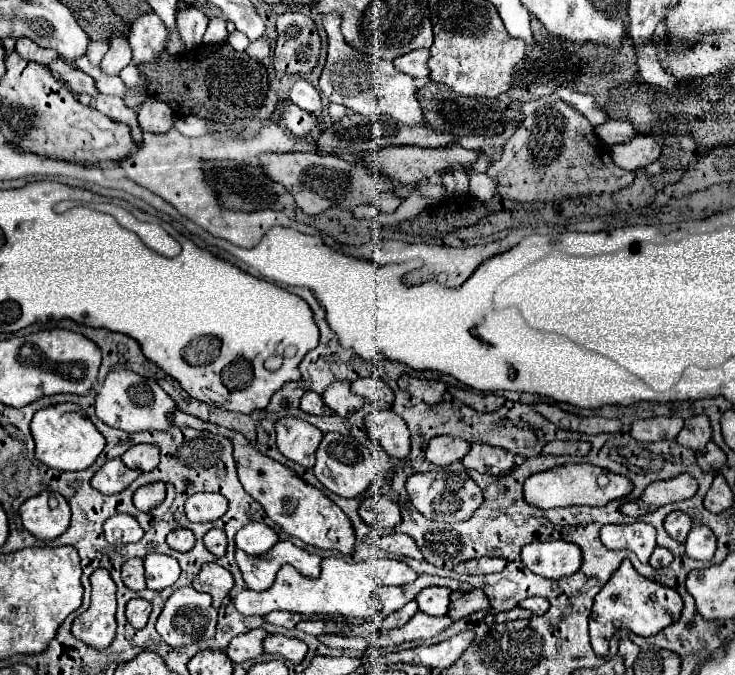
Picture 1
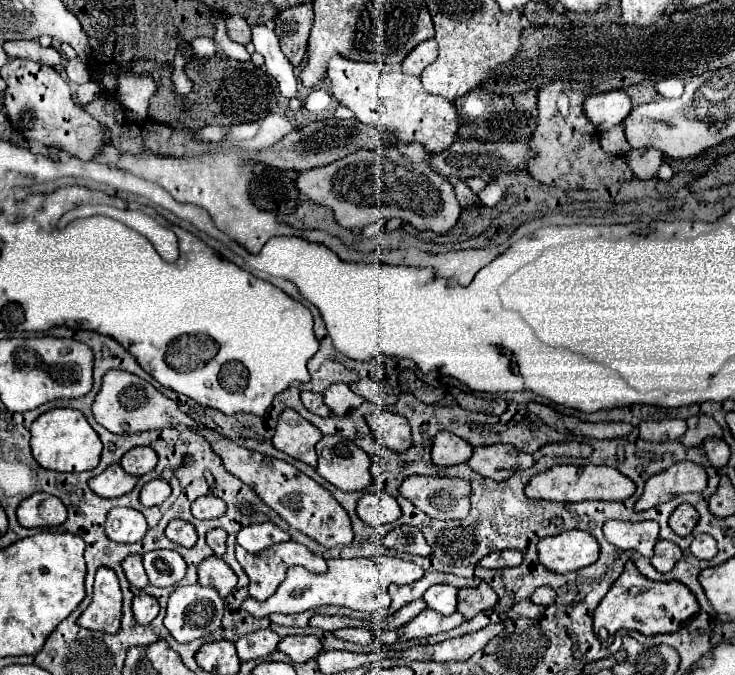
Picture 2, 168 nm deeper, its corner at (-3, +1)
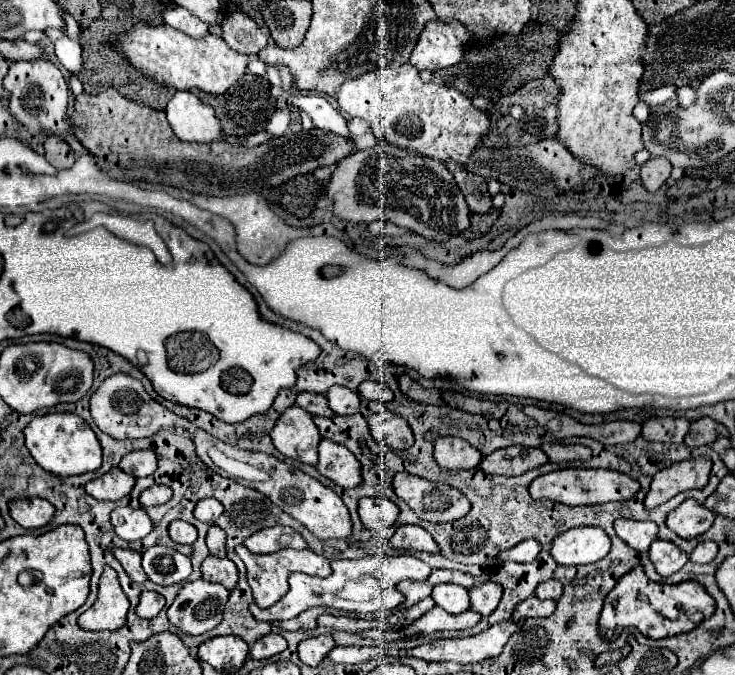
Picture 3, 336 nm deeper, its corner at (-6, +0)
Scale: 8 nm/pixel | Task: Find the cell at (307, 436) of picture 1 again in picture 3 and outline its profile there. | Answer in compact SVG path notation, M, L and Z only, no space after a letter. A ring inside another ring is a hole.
M293 405L275 423L271 431L273 445L283 455L307 465L317 465L317 447L321 435L307 411Z

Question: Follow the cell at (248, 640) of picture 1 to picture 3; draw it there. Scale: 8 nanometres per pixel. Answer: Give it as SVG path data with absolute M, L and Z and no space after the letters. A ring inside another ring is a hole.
M269 633L249 647L249 657L251 659L269 659L285 649L287 649L287 641L277 633Z

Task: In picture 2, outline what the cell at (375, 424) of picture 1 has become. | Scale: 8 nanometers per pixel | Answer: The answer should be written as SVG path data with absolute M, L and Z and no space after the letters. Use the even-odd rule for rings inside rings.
M374 412L368 418L368 426L376 440L394 452L406 452L412 446L410 426L404 416L392 412Z

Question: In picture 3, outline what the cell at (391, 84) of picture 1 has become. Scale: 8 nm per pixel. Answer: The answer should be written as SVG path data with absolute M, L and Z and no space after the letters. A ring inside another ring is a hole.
M409 63L399 69L369 71L367 75L345 81L337 87L337 103L351 117L365 119L381 141L439 161L455 159L465 163L469 153L479 147L481 135L489 129L487 115L473 107L461 91L425 83Z

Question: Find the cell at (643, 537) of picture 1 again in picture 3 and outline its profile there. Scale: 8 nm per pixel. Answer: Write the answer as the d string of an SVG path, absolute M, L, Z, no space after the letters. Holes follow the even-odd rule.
M617 519L615 533L623 539L629 547L639 553L647 553L651 543L657 539L659 527L653 521L633 521L633 519Z

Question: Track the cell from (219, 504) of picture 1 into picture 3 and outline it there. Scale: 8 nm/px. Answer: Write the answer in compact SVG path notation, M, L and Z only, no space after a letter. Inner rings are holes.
M201 499L195 505L195 519L205 521L209 525L213 525L221 513L223 513L223 505L217 499Z

